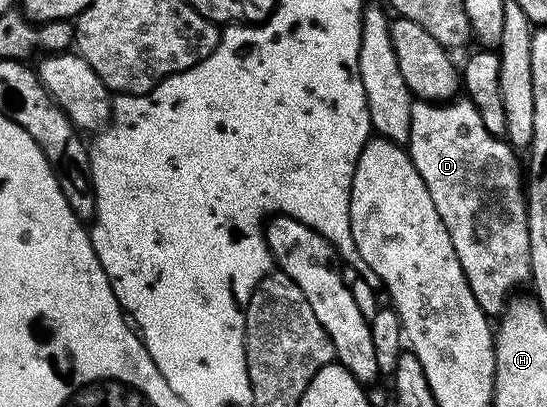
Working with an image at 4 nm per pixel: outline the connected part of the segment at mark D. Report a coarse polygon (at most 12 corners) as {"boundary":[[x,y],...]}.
{"boundary":[[468,97],[411,108],[407,149],[469,287],[530,277],[522,167]]}

